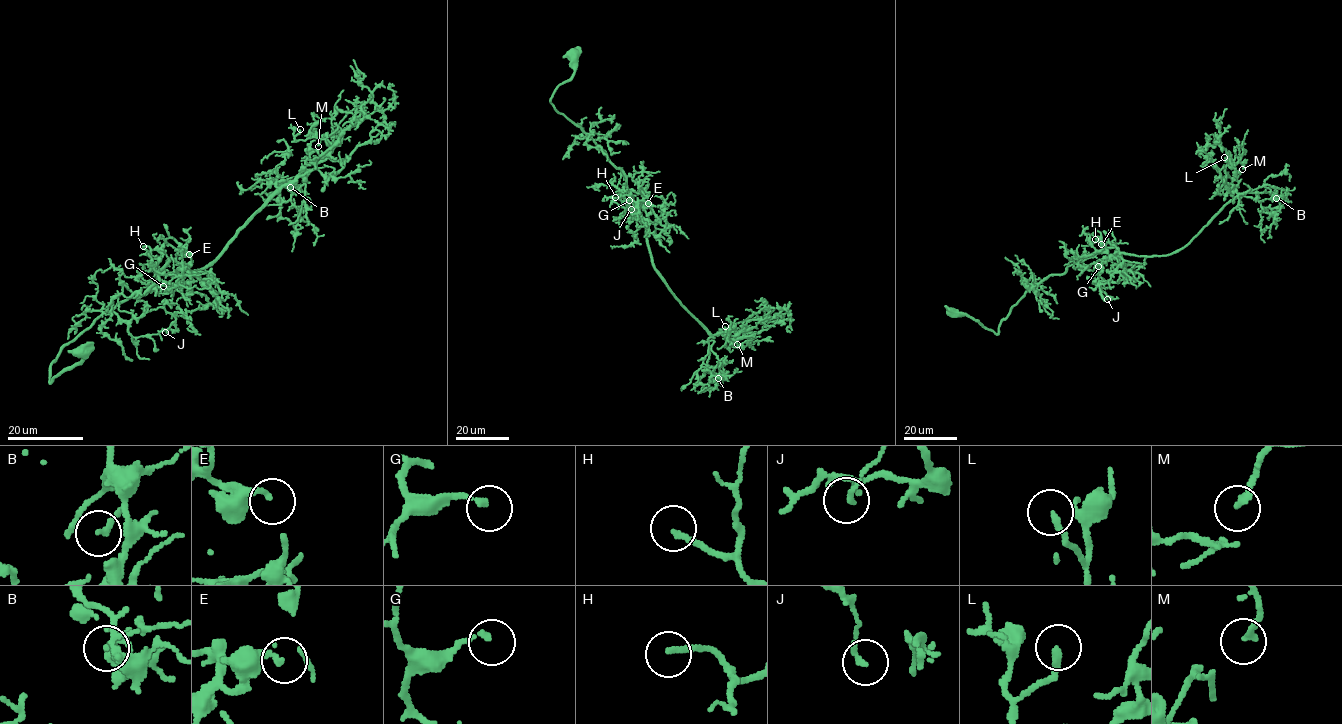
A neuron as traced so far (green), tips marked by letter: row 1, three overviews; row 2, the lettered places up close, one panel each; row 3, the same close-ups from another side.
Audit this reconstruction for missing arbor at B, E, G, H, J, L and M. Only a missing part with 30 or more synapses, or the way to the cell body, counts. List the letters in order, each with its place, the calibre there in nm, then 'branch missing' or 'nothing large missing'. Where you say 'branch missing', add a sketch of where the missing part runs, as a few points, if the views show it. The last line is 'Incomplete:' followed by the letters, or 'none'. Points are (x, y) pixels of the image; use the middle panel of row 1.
B: (718, 378) | 190 nm | nothing large missing
E: (648, 203) | 240 nm | nothing large missing
G: (629, 200) | 160 nm | nothing large missing
H: (615, 197) | 190 nm | nothing large missing
J: (631, 209) | 170 nm | nothing large missing
L: (725, 326) | 200 nm | nothing large missing
M: (737, 344) | 130 nm | branch missing | (737, 344), (733, 349), (735, 362), (738, 363)
Incomplete: M

